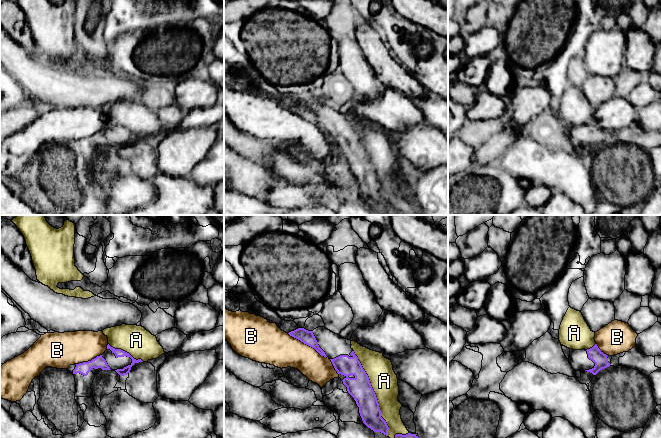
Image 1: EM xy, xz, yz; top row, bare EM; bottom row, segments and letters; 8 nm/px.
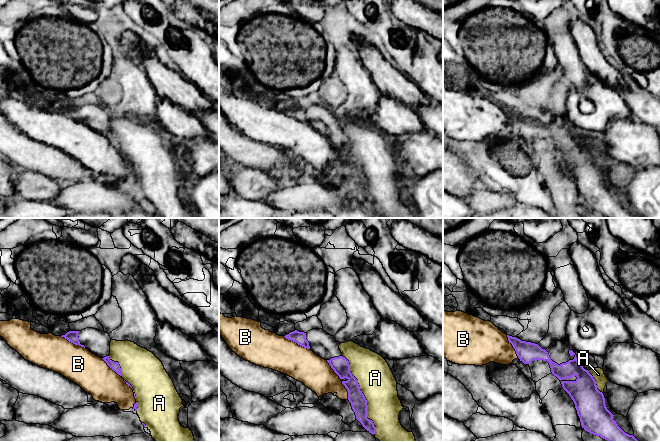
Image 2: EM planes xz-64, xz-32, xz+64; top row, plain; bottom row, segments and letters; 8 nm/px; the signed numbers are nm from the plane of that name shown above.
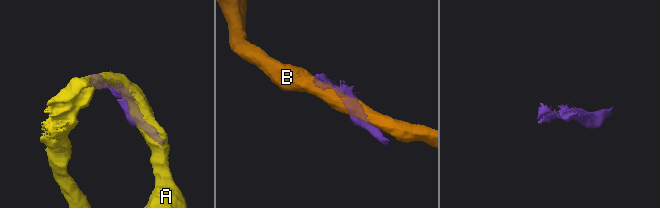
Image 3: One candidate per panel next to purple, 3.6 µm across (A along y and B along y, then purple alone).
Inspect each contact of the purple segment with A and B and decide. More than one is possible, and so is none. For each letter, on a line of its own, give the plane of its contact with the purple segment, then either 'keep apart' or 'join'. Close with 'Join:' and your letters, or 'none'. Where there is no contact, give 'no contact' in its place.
A: xz | keep apart
B: xz | keep apart
Join: none

